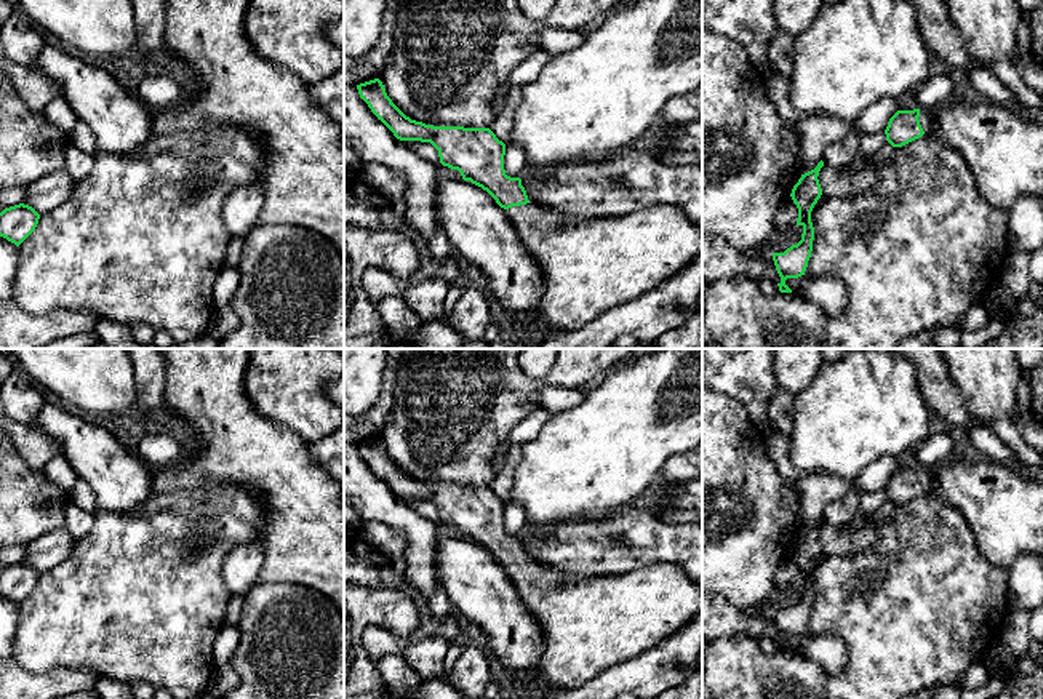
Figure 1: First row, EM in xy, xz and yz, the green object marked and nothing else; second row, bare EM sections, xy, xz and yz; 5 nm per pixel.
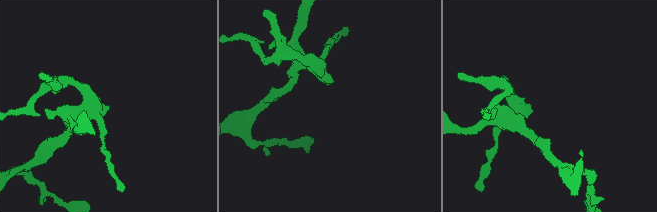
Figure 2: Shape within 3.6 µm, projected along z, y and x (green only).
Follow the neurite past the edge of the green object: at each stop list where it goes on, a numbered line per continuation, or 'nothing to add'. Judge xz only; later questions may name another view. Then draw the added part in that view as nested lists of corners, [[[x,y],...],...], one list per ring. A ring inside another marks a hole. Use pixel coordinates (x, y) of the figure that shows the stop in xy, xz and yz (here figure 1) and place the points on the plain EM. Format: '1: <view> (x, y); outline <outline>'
1: xz (589, 624); outline [[[533,561],[506,569],[544,635],[539,677],[561,691],[579,688],[606,669],[657,646],[702,608],[702,587],[673,563],[597,577],[565,574]]]

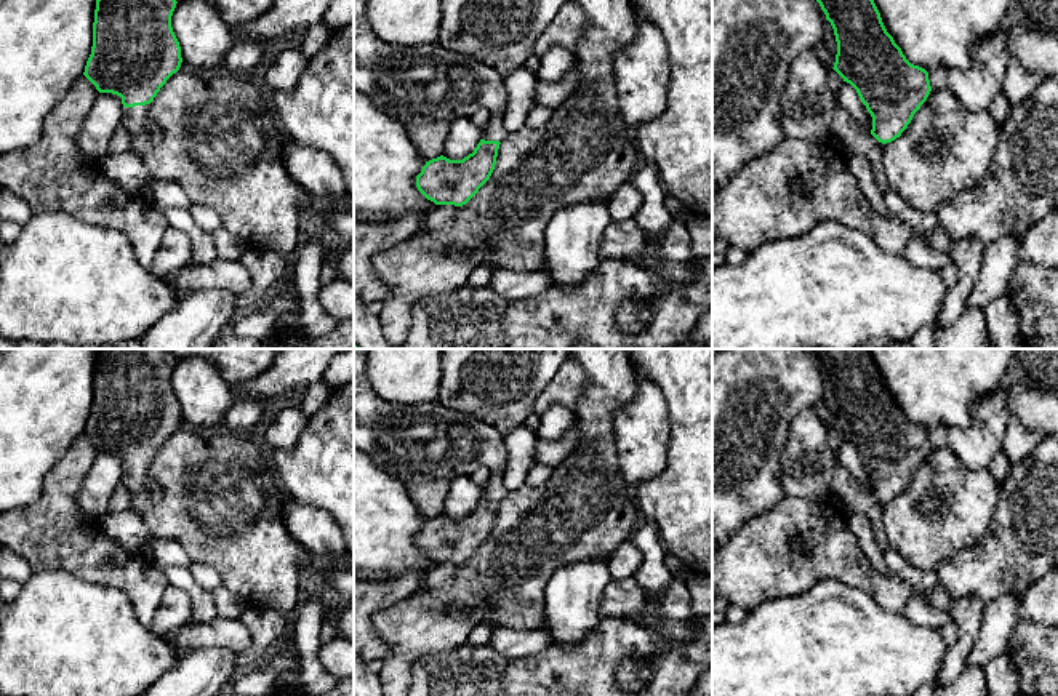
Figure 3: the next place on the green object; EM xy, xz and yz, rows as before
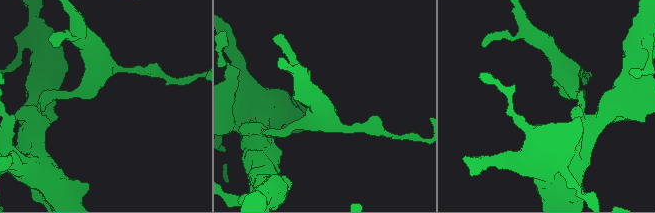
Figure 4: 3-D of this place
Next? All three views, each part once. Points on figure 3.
1: xy (135, 476); outline [[[149,462],[123,467],[123,482],[126,483],[131,493],[138,493],[144,488],[147,470],[149,470]]]

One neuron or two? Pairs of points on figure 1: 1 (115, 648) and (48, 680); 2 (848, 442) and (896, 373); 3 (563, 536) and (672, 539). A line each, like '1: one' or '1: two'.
1: two
2: one
3: one

